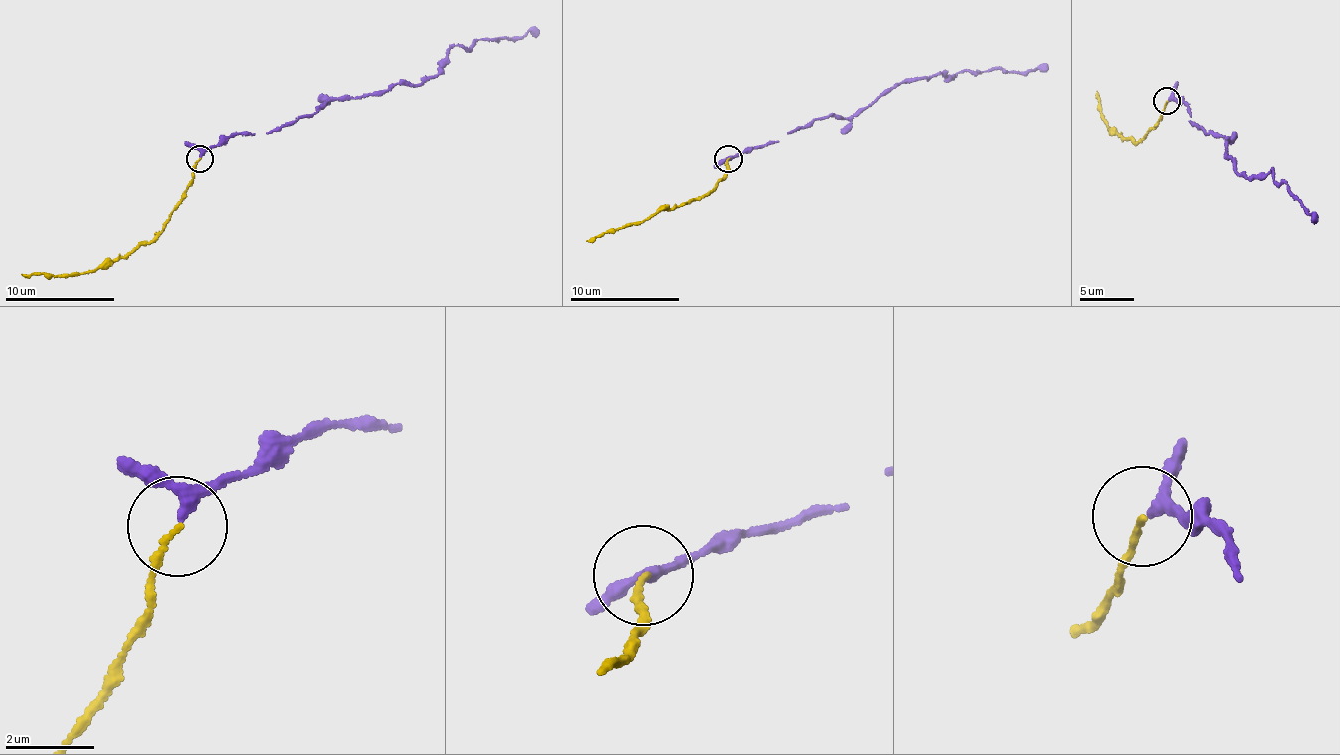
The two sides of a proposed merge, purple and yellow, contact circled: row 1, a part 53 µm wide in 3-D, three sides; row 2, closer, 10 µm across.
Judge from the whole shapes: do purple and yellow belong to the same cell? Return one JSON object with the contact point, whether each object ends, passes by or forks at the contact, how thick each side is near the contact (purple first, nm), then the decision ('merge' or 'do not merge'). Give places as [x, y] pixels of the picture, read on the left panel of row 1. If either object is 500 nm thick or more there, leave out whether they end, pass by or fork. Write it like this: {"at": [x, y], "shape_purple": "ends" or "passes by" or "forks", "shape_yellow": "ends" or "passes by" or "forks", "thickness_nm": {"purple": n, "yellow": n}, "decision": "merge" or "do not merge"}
{"at": [199, 158], "shape_purple": "passes by", "shape_yellow": "ends", "thickness_nm": {"purple": 200, "yellow": 120}, "decision": "merge"}

